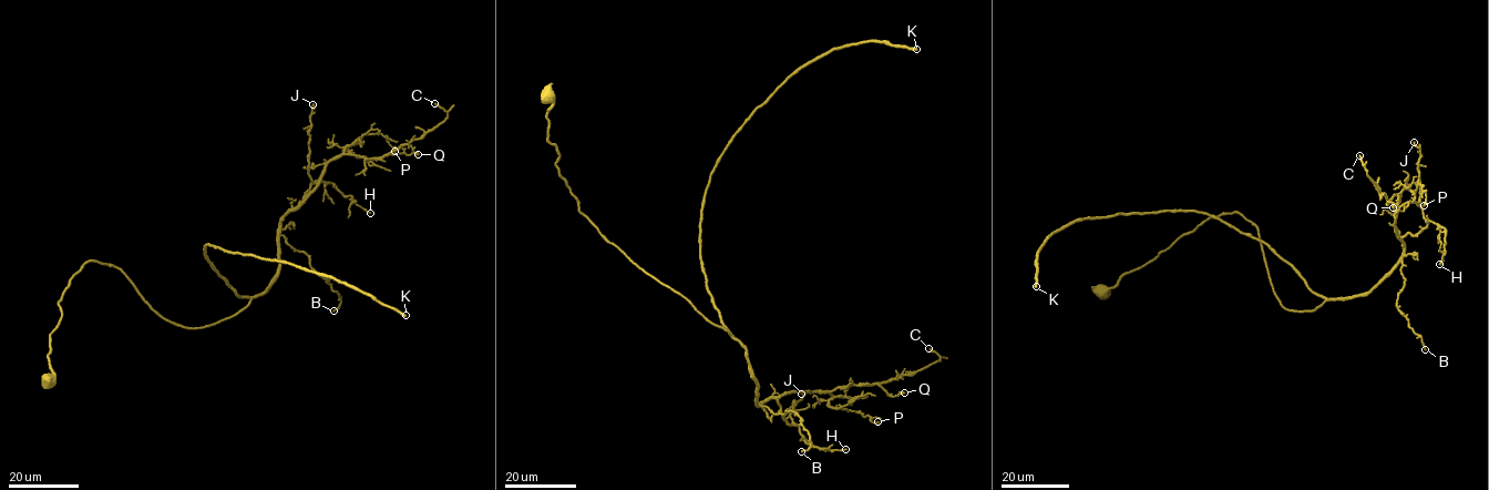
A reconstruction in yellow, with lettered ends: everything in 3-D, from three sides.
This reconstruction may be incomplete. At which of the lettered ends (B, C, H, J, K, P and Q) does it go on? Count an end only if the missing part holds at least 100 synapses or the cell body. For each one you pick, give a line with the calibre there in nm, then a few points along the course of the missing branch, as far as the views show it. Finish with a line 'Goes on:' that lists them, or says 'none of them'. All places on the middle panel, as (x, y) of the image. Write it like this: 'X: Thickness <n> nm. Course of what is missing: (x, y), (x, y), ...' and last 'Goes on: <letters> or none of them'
K: Thickness 320 nm
Goes on: K

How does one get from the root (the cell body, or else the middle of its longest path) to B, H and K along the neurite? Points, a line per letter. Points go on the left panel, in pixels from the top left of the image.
B: (49, 381), (58, 304), (89, 261), (199, 328), (264, 293), (283, 235), (338, 294), (334, 310)
H: (49, 381), (58, 304), (86, 262), (199, 328), (266, 291), (280, 220), (312, 183), (370, 213)
K: (49, 381), (58, 304), (89, 261), (187, 328), (250, 300), (208, 244), (406, 315)

